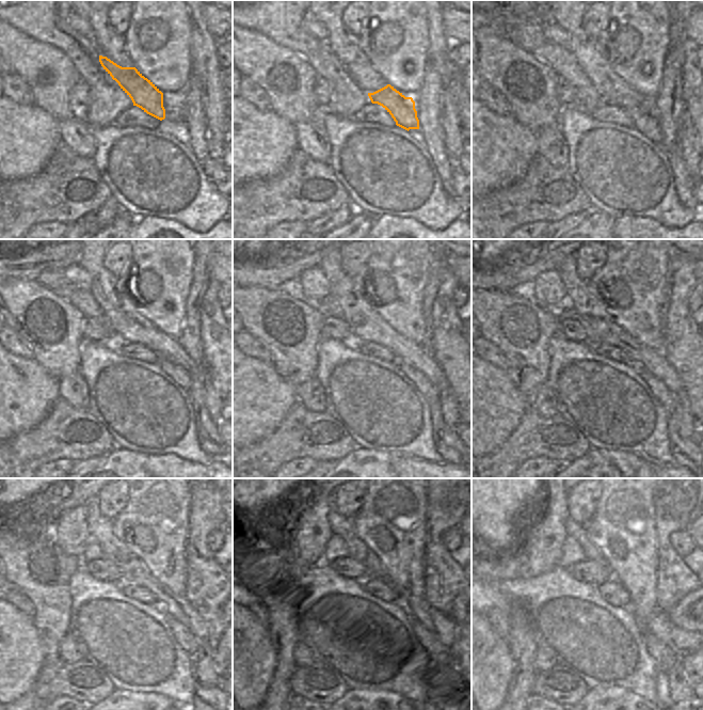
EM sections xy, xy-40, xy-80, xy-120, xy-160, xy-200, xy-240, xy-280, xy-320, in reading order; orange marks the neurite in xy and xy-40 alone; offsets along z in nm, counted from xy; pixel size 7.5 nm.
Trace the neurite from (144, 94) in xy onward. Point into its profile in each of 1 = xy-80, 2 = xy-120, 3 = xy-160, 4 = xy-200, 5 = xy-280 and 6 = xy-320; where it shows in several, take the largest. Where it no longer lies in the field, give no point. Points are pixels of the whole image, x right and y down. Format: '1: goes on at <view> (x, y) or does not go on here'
1: goes on at xy-80 (648, 124)
2: goes on at xy-120 (179, 375)
3: goes on at xy-160 (421, 382)
4: goes on at xy-200 (669, 400)
5: goes on at xy-280 (428, 650)
6: goes on at xy-320 (665, 657)

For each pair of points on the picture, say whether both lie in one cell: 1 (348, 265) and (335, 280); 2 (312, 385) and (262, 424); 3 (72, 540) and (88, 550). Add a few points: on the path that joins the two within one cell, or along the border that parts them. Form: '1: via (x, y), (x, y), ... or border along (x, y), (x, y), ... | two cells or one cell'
1: border along (339, 250), (339, 266), (352, 279) | two cells
2: border along (297, 388), (298, 401) | two cells
3: border along (91, 537), (77, 553) | two cells

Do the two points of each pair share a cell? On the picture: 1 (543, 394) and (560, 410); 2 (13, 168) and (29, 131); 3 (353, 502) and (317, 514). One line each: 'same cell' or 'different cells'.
1: same cell
2: same cell
3: different cells

